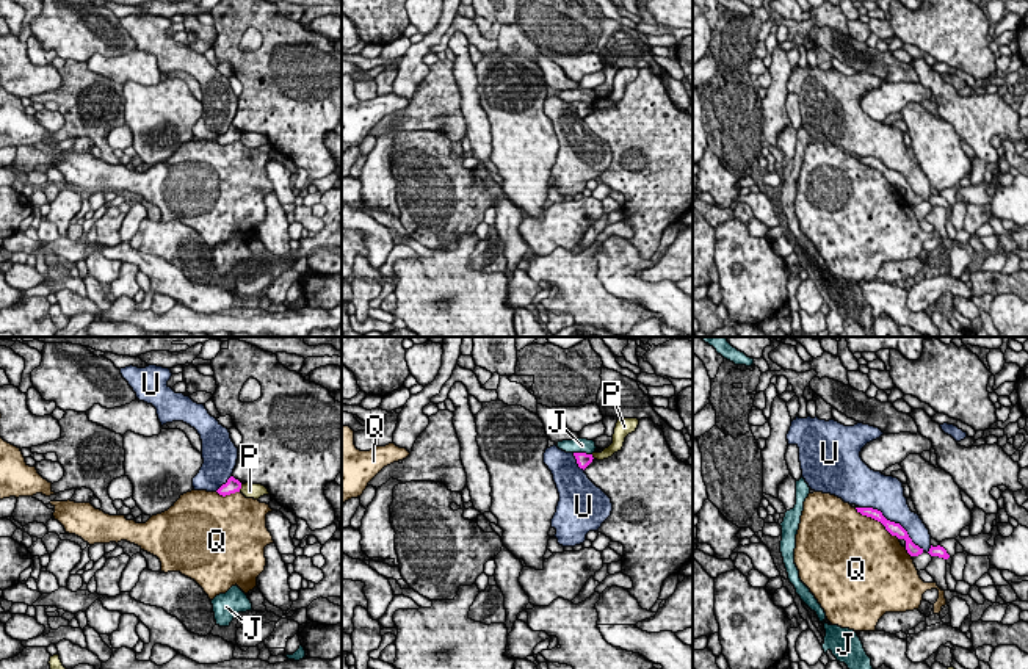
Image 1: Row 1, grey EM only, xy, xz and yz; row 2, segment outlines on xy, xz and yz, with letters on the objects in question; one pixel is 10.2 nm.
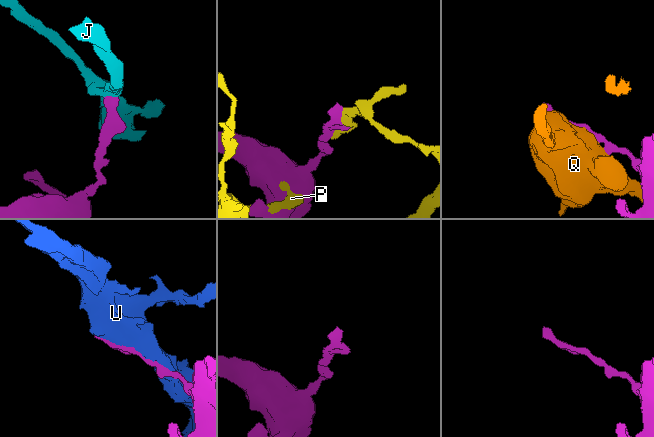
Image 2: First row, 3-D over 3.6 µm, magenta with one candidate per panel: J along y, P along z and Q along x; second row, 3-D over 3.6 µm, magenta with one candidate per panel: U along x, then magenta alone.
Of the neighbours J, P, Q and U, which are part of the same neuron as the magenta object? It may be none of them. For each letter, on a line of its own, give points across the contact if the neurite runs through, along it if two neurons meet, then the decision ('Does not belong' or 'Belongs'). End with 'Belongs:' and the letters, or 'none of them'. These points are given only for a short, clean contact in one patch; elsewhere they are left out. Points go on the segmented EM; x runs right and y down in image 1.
J: Does not belong
P: Does not belong
Q: Does not belong
U: Does not belong
Belongs: none of them

